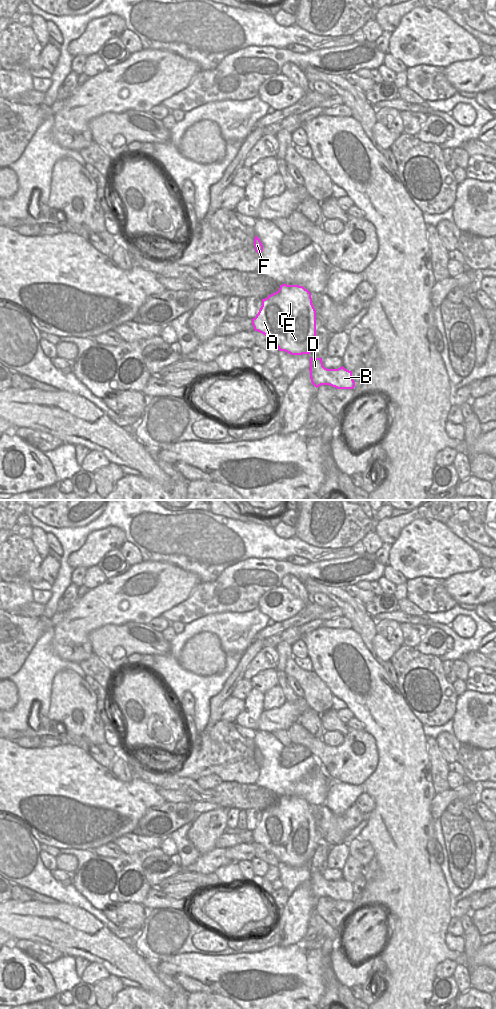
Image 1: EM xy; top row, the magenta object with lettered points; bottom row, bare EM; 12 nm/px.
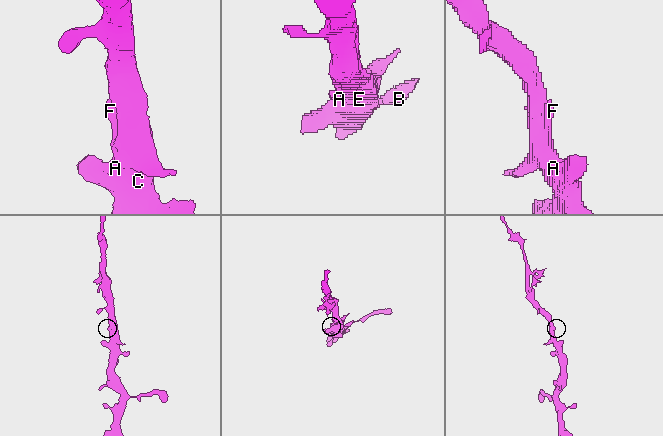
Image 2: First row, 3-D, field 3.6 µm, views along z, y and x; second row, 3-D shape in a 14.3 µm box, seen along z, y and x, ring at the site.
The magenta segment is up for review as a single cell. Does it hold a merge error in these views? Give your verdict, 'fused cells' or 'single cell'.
single cell

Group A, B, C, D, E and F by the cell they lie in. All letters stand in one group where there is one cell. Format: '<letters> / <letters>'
A B C D E F

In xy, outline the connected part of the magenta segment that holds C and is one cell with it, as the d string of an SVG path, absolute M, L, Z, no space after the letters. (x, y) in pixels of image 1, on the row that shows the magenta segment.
M282 284L277 292L262 299L262 306L252 319L255 331L270 338L279 351L291 355L310 354L316 337L316 310L311 293L303 286Z

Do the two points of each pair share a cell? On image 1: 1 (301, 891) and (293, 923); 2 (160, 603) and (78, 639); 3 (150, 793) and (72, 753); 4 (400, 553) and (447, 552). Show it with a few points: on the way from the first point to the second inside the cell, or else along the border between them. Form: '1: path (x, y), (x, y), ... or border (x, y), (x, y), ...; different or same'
1: path (301, 899), (295, 915); same
2: path (139, 603), (128, 610), (102, 611), (95, 618); same
3: path (131, 792), (110, 791), (91, 772); same
4: path (412, 553), (435, 552); same

